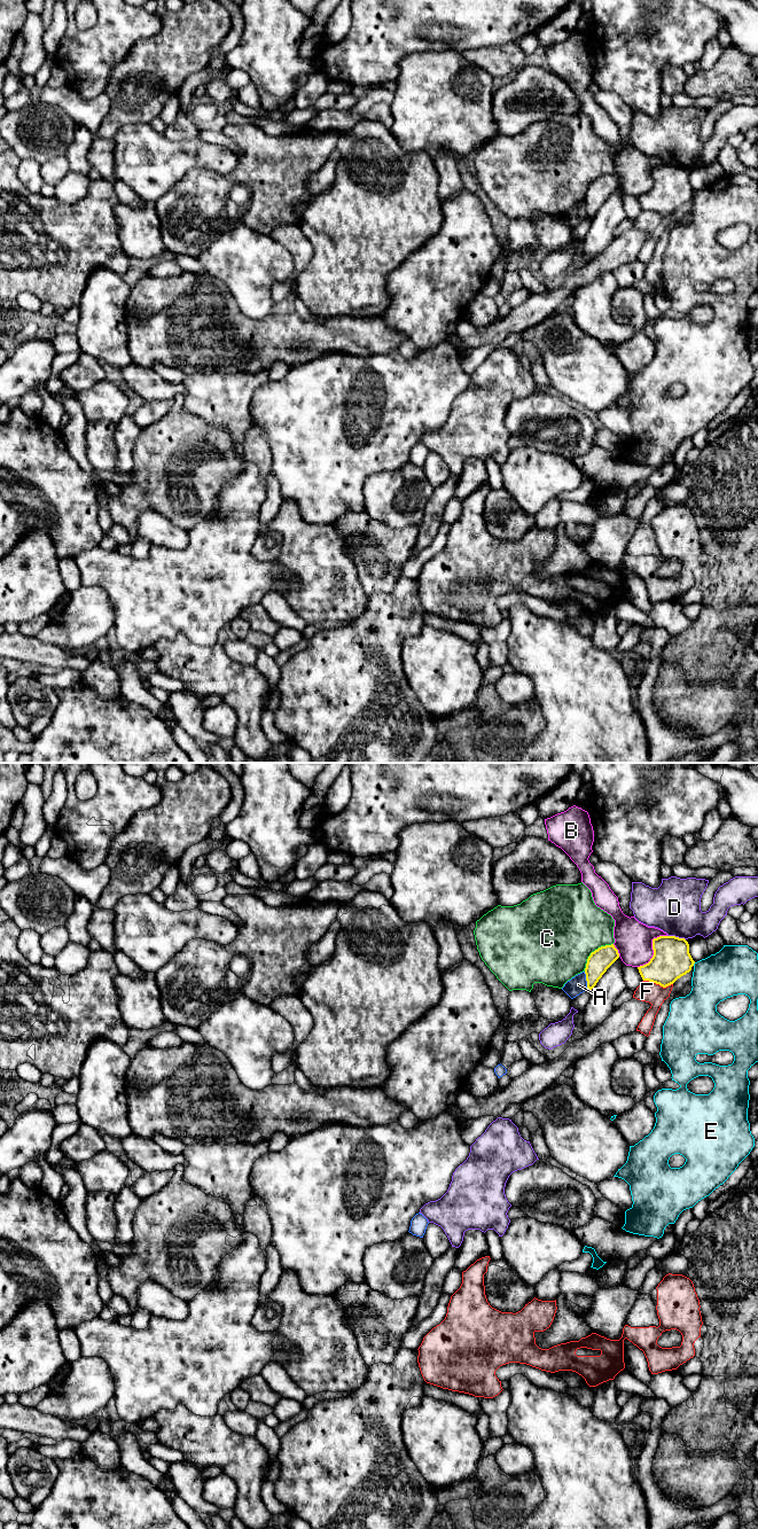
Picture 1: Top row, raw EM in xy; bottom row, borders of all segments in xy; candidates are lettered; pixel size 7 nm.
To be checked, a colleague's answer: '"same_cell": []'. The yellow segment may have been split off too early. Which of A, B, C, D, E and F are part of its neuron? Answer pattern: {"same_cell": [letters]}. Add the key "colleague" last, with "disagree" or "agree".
{"same_cell": [], "colleague": "agree"}

